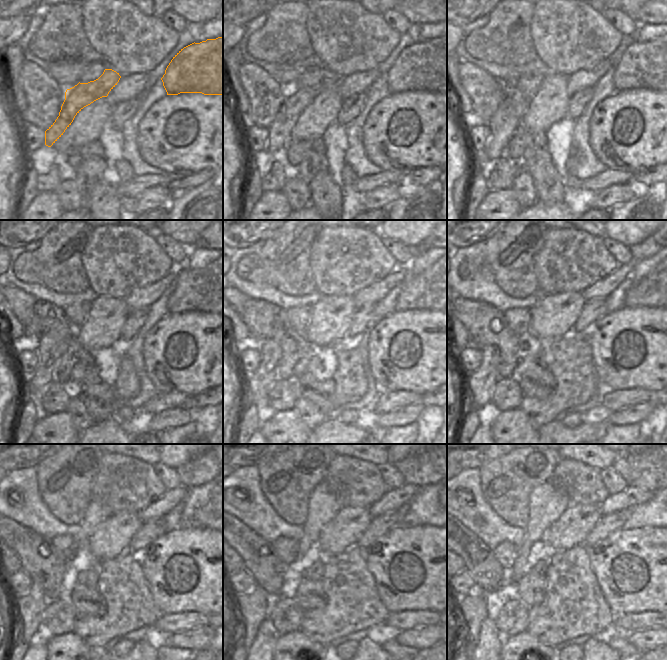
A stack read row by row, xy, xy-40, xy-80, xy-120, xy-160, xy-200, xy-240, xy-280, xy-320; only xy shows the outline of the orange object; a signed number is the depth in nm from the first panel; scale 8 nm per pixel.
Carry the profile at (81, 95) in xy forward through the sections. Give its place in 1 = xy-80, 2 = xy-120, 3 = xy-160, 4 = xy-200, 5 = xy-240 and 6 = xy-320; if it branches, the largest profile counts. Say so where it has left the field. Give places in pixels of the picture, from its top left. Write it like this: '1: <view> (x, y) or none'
1: xy-80 (510, 114)
2: xy-120 (50, 348)
3: xy-160 (257, 384)
4: xy-200 (479, 384)
5: xy-240 (30, 608)
6: xy-320 (473, 608)

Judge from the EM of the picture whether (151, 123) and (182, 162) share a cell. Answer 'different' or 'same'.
same

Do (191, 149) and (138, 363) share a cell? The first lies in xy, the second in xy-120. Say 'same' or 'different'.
different

